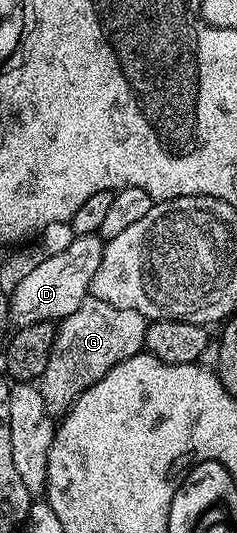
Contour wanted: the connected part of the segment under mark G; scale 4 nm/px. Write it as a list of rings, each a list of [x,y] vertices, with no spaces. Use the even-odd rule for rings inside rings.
[[[87,297],[76,313],[61,320],[54,332],[48,365],[37,384],[50,416],[65,415],[80,393],[96,385],[96,381],[100,381],[108,369],[139,354],[146,346],[147,322],[140,313],[136,313],[136,309],[116,309],[116,305],[108,305],[108,301],[93,297]]]

